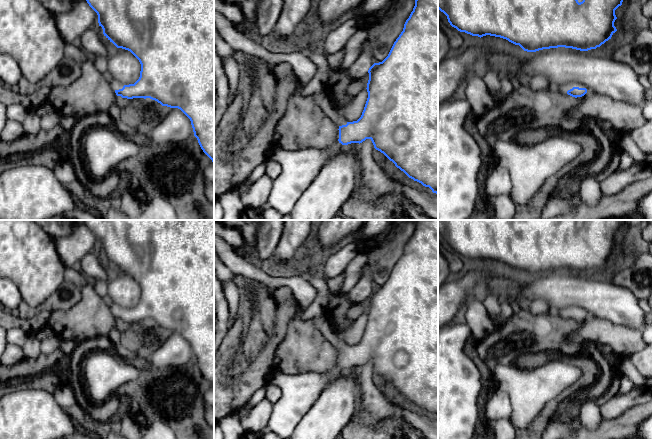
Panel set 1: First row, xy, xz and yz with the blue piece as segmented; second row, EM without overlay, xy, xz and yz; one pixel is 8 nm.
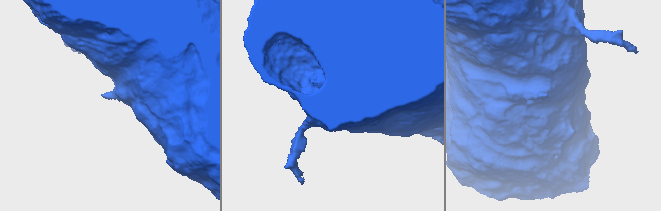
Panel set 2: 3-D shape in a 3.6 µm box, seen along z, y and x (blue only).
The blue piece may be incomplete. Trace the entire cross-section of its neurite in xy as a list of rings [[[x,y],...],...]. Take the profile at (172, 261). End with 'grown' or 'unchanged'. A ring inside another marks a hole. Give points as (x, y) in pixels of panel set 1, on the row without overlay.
[[[83,220],[97,237],[104,260],[117,272],[130,275],[140,286],[140,301],[134,308],[123,309],[109,302],[110,310],[122,322],[150,322],[162,330],[180,333],[191,345],[194,360],[203,376],[214,386],[214,220]]]; grown

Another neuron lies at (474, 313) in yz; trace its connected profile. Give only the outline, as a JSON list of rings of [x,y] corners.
[[[478,295],[470,296],[464,301],[460,319],[470,326],[475,345],[490,336],[496,329],[490,312]]]

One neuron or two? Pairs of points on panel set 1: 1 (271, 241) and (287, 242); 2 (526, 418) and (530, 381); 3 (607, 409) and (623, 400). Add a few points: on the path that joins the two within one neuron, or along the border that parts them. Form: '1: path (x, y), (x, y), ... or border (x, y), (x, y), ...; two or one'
1: border (283, 230), (272, 255); two
2: path (526, 409), (530, 390); one
3: path (611, 409), (619, 404); one

